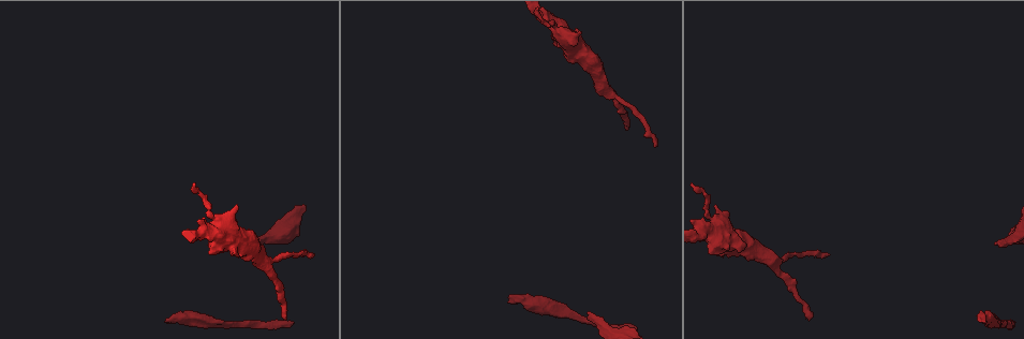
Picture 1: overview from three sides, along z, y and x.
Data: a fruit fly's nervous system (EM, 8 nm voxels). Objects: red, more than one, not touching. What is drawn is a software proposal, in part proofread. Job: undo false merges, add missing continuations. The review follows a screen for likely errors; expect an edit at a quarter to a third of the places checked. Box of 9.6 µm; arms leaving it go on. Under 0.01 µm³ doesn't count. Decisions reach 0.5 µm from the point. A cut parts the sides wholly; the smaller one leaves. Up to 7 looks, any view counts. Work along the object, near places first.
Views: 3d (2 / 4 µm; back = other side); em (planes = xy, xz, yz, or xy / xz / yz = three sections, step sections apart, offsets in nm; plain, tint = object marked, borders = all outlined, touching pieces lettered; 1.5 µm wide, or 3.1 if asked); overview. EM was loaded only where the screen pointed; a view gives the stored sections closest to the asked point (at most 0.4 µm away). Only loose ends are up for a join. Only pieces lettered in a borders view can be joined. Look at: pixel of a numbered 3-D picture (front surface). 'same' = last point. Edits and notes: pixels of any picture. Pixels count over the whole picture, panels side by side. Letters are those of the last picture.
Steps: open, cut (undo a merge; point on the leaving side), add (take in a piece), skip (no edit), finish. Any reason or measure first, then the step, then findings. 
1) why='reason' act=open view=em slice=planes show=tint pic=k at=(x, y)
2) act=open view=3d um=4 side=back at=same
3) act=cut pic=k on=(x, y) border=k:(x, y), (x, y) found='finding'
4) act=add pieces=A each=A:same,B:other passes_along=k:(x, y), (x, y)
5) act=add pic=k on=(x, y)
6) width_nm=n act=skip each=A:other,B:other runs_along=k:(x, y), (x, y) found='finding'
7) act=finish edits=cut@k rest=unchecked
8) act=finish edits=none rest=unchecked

why='an open end' act=open view=em slice=yz step=8 show=borders pic=1 at=(167, 323)

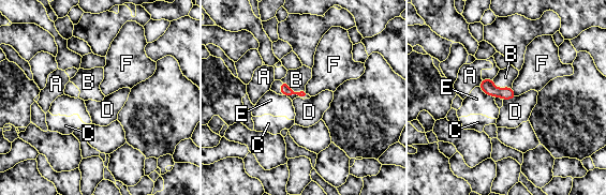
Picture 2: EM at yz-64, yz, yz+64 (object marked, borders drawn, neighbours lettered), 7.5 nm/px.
why='cut it another way' act=open view=em slice=planes show=borders at=same

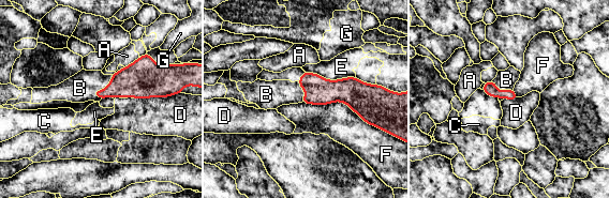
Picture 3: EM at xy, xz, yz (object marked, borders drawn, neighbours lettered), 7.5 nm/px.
act=add pieces=B each=A:other,B:same,C:other,D:other,E:other,F:other,G:other passes_along=3:(135, 80), (103, 89), (79, 88) found='the neuron continues'

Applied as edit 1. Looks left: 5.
why='free end' act=open view=3d um=2 pic=1 at=(995, 243)

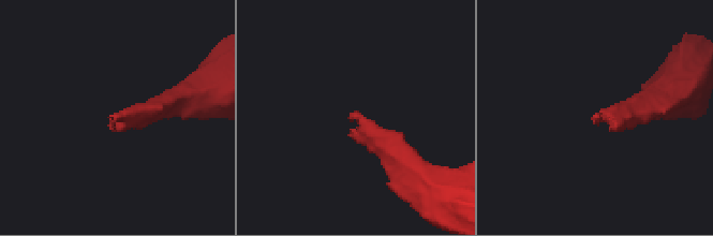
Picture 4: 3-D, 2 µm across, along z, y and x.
act=open view=em slice=planes show=borders pic=4 at=(597, 114)

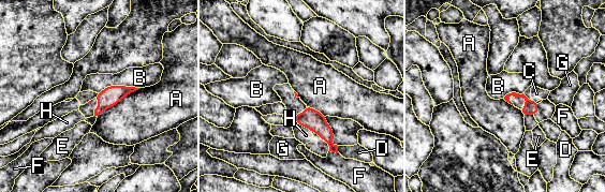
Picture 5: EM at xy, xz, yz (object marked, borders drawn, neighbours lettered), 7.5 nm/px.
longest_contact=A:400nm act=add pieces=H each=A:other,B:other,C:other,D:other,E:other,F:other,G:other,H:same found='it goes on there'

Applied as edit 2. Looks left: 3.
why='redraw' act=open view=overview

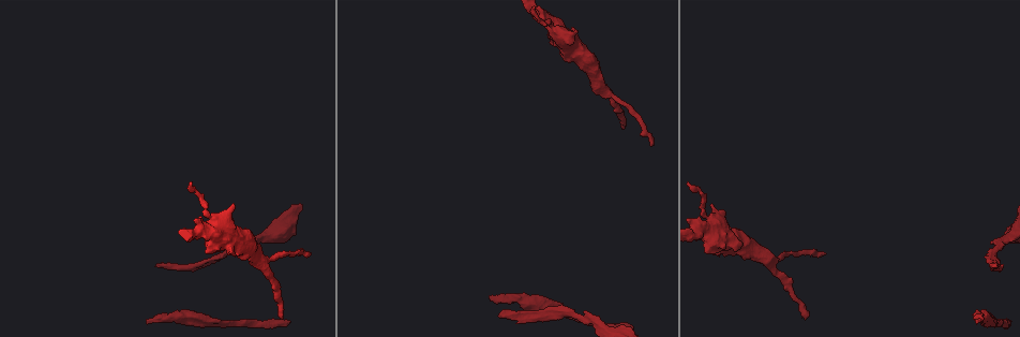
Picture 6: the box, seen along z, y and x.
why='branch stops here' act=open view=3d um=4 pic=6 at=(804, 318)

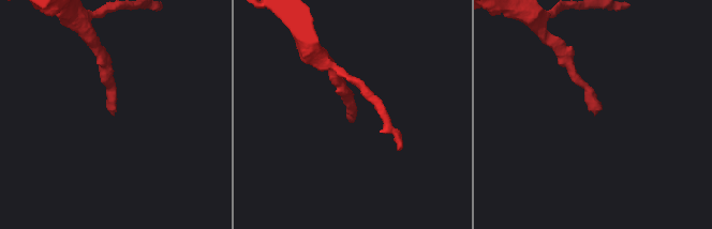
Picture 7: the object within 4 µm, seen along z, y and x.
act=open view=em slice=xy step=8 show=borders pic=7 at=(112, 113)

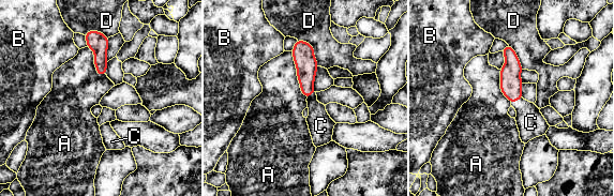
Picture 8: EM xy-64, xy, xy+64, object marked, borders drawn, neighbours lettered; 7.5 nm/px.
width_nm=100 act=add pieces=C each=A:other,B:other,C:same,D:other passes_along=8:(510, 73), (517, 100), (530, 122) found='it goes on there'

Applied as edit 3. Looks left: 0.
act=finish edits=add@3,add@5,add@8 rest=unchecked

